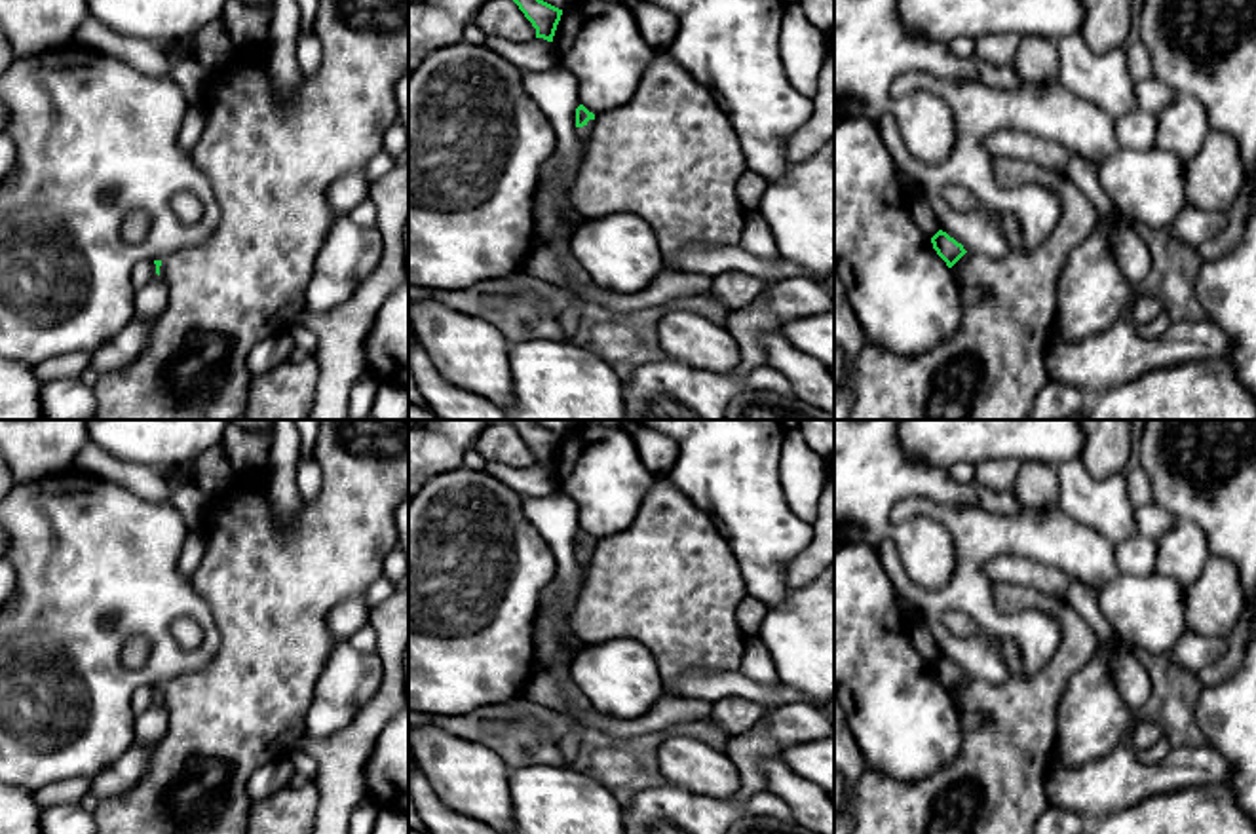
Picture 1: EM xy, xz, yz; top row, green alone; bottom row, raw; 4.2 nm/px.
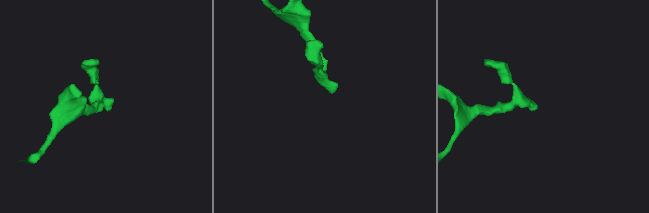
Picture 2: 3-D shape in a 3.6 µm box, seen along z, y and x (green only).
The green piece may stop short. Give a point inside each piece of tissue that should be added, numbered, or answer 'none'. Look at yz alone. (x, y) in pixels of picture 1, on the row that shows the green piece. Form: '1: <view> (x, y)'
none

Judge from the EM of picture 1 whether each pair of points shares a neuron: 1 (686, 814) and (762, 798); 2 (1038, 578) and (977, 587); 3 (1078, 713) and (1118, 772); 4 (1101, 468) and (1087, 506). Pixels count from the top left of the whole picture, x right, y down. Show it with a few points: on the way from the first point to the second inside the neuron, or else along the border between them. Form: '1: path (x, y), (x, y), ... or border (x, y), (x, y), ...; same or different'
1: border (766, 789), (761, 789), (745, 802), (745, 814); different
2: border (1034, 561), (992, 557), (983, 570); different
3: border (1120, 743), (1097, 760), (1065, 768); different
4: border (1078, 458), (1095, 477), (1122, 473); different

